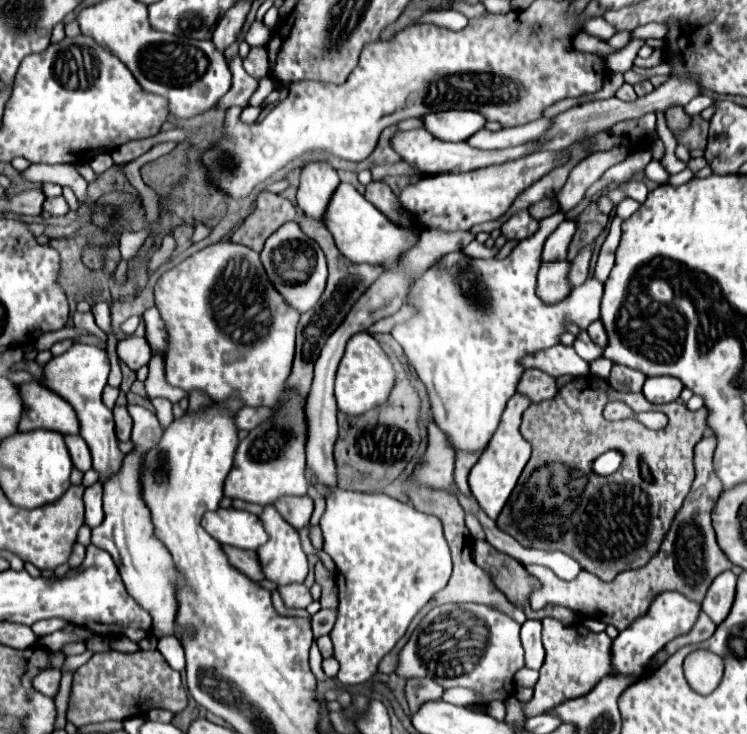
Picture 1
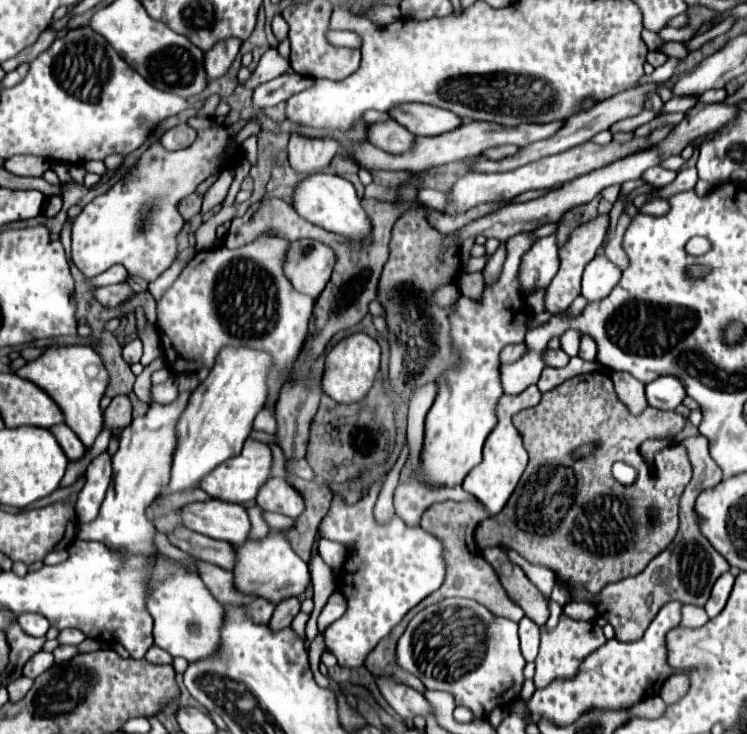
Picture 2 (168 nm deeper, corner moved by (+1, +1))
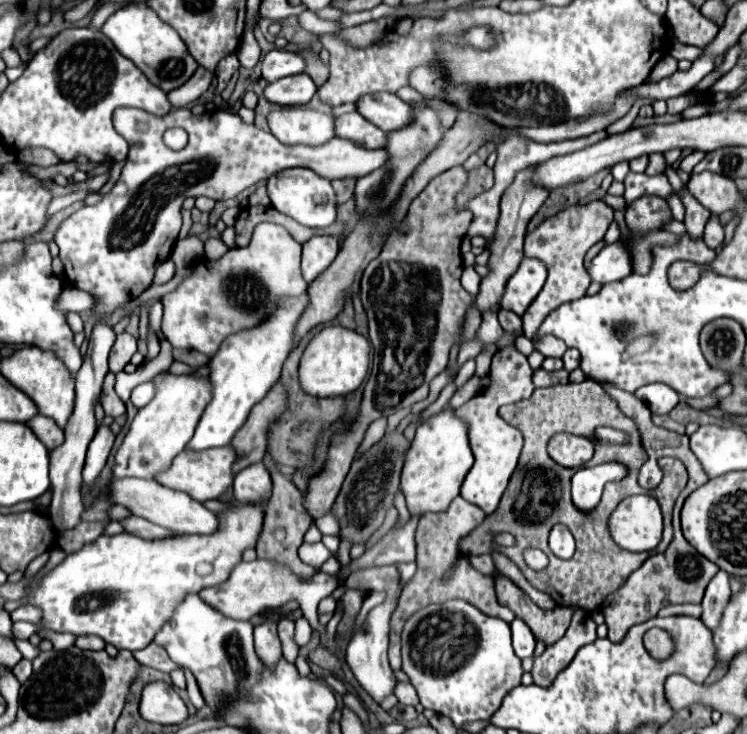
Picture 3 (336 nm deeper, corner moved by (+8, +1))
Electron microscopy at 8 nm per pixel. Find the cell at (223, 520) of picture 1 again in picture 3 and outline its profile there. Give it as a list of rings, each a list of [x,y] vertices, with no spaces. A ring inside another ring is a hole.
[[[120,479],[120,483],[116,483],[116,503],[128,507],[134,515],[158,523],[160,527],[168,527],[180,535],[190,535],[190,533],[210,535],[220,529],[220,519],[214,511],[208,511],[200,501],[190,499],[186,493],[168,489],[156,481]]]

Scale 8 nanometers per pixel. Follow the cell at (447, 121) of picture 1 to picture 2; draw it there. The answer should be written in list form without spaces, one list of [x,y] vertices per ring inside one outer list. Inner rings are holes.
[[[403,103],[403,107],[389,111],[389,117],[407,127],[413,135],[439,135],[461,125],[461,119],[455,113],[423,103]]]

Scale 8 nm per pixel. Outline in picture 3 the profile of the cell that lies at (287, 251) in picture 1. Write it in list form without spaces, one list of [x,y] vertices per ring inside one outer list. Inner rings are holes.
[[[330,235],[312,237],[302,245],[302,277],[306,283],[312,283],[318,275],[322,275],[330,263],[336,259],[340,245],[338,239],[332,239]]]

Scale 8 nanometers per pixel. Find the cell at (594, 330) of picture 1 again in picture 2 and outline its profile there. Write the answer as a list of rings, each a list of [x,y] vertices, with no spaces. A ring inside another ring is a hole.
[[[587,335],[581,337],[581,349],[579,349],[579,357],[583,361],[595,361],[595,355],[597,355],[597,347],[595,347],[595,341]]]

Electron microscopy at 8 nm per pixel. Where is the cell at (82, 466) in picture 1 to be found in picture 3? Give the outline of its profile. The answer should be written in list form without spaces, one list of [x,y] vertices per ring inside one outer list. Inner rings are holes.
[[[36,415],[34,419],[28,421],[28,427],[34,431],[34,435],[48,447],[48,449],[56,449],[64,443],[64,431],[48,417],[44,415]]]

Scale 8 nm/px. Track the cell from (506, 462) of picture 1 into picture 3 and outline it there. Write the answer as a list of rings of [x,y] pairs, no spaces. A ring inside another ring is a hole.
[[[506,347],[494,353],[492,357],[492,367],[490,367],[490,377],[492,377],[492,387],[482,389],[480,395],[472,397],[466,405],[458,409],[458,415],[462,419],[468,419],[470,425],[470,447],[474,453],[474,465],[468,471],[460,495],[468,499],[470,503],[478,505],[486,515],[496,511],[502,493],[506,491],[506,485],[516,469],[520,449],[522,449],[522,435],[518,429],[508,425],[500,415],[498,409],[506,403],[518,403],[522,399],[528,399],[534,391],[532,385],[532,367],[528,365],[528,359],[516,349],[516,347]]]

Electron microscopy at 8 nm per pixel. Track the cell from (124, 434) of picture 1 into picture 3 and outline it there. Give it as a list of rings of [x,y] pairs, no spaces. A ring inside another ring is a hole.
[[[108,373],[106,379],[104,379],[100,403],[102,403],[102,407],[104,407],[104,413],[110,415],[110,417],[114,417],[114,419],[126,413],[124,401],[122,401],[122,399],[116,395],[116,391],[114,391],[114,373]]]

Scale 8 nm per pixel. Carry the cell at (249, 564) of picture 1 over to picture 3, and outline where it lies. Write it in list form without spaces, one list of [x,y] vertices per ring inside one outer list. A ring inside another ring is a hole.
[[[132,515],[126,521],[122,521],[122,525],[124,525],[124,529],[128,533],[134,533],[134,535],[144,537],[144,539],[150,539],[150,541],[154,541],[154,539],[166,539],[166,537],[174,537],[176,535],[174,531],[164,529],[164,527],[158,527],[156,523],[150,523],[150,521],[146,521],[142,517],[136,517],[136,515]]]

